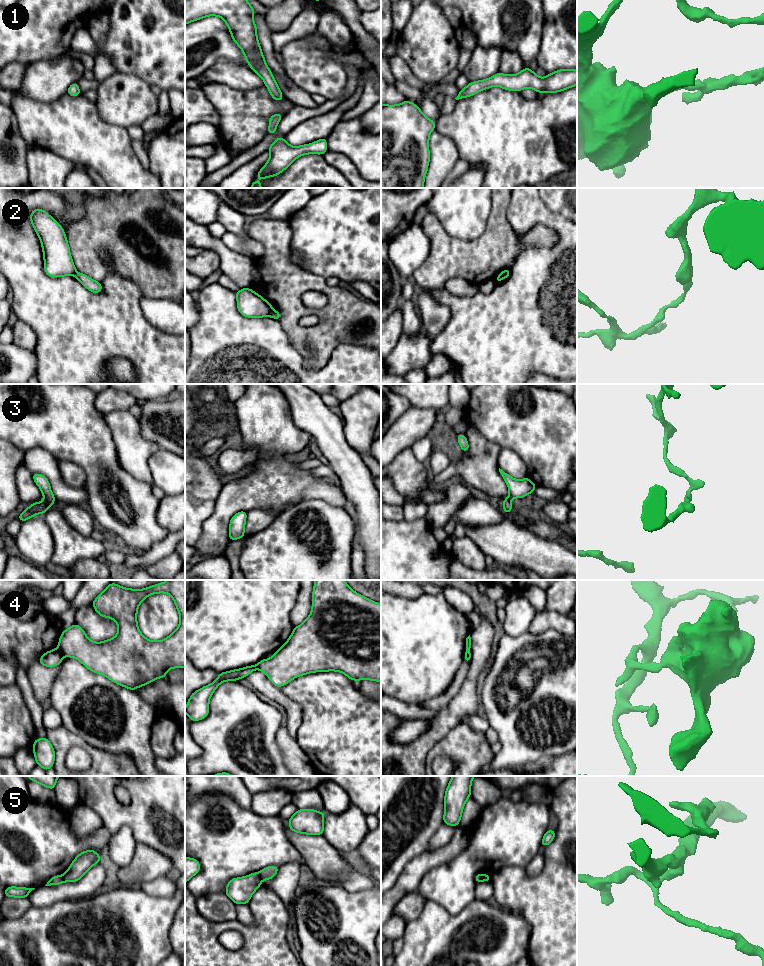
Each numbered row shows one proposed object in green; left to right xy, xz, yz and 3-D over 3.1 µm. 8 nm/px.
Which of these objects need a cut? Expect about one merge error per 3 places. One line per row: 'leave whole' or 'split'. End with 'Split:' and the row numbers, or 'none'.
1: leave whole
2: split
3: leave whole
4: split
5: split
Split: 2, 4, 5

